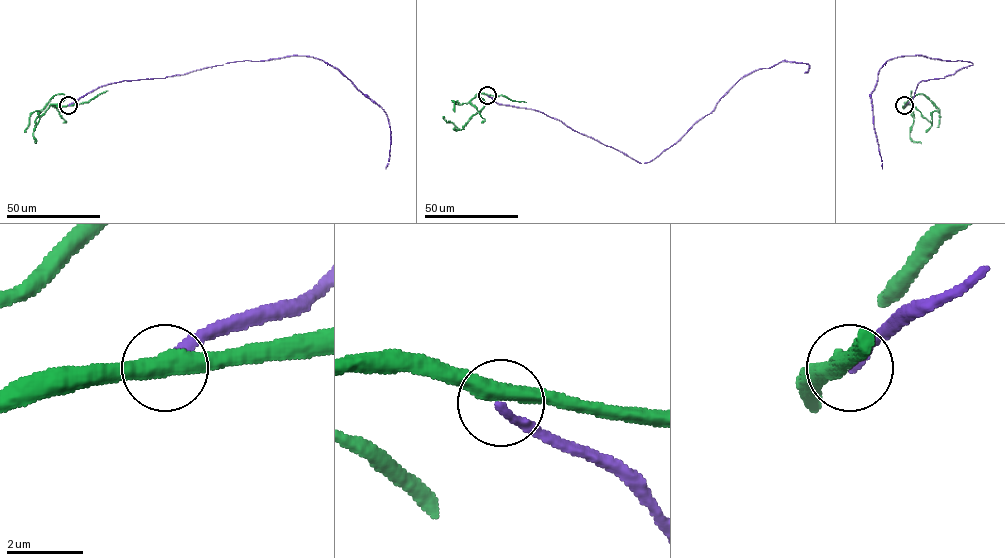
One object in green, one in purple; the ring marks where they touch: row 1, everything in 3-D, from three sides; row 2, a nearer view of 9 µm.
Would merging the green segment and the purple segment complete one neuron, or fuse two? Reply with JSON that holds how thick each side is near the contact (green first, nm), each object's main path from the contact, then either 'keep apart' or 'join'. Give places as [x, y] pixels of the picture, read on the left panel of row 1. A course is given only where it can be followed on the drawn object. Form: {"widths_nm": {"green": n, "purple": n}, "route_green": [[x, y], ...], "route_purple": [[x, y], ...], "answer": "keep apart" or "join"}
{"widths_nm": {"green": 440, "purple": 240}, "route_green": [[68, 105], [58, 107], [66, 98], [55, 94], [43, 109], [31, 114], [24, 132]], "route_purple": [[68, 105], [123, 80], [309, 56], [340, 71], [385, 112], [391, 144], [385, 168]], "answer": "keep apart"}

